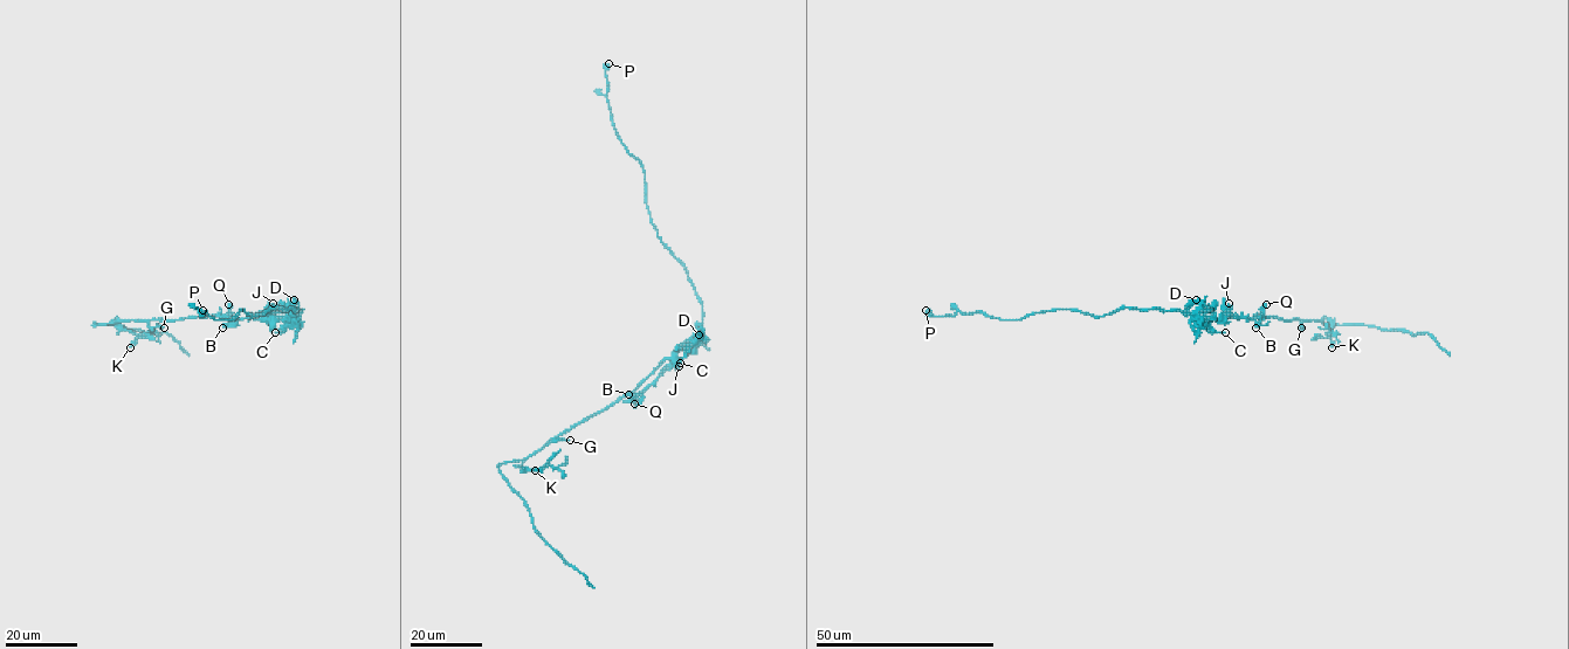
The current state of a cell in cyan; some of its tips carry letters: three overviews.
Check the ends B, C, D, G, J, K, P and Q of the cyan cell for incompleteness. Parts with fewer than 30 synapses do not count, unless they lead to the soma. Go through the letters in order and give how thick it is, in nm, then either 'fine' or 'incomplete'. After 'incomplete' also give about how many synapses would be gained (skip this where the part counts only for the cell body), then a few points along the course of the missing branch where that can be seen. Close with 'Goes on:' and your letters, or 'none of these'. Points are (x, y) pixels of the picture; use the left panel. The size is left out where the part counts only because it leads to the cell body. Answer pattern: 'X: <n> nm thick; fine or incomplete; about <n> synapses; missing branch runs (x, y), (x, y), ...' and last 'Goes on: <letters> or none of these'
B: 130 nm thick; fine
C: 150 nm thick; fine
D: 220 nm thick; fine
G: 140 nm thick; fine
J: 200 nm thick; fine
K: 220 nm thick; fine
P: 700 nm thick; fine
Q: 460 nm thick; fine
Goes on: none of these

